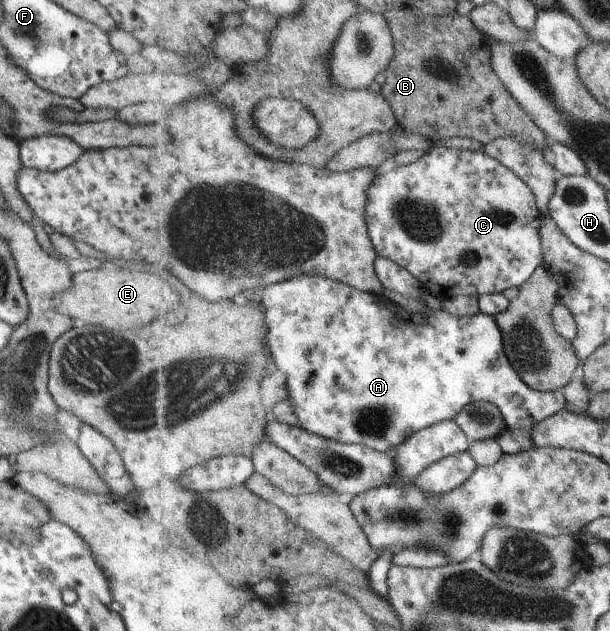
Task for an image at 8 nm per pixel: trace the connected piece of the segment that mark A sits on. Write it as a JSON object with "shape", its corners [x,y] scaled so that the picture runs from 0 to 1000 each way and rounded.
{"shape":[[[495,436],[482,444],[462,445],[459,450],[439,452],[430,468],[430,479],[438,501],[439,529],[436,529],[436,550],[451,585],[466,590],[469,594],[469,615],[472,628],[484,637],[484,651],[490,659],[492,674],[508,685],[521,686],[533,696],[557,699],[564,704],[603,705],[613,713],[648,719],[648,710],[659,704],[666,696],[707,677],[715,670],[726,670],[746,664],[769,640],[784,635],[800,635],[813,640],[825,653],[833,677],[875,677],[890,666],[915,656],[930,647],[930,628],[923,618],[893,623],[872,615],[839,580],[833,567],[826,540],[825,526],[818,518],[811,501],[798,499],[790,494],[772,502],[759,502],[738,496],[734,491],[715,493],[711,496],[697,494],[690,498],[669,496],[649,480],[636,475],[630,468],[618,468],[600,461],[577,456],[574,452],[533,439],[531,436]]]}

